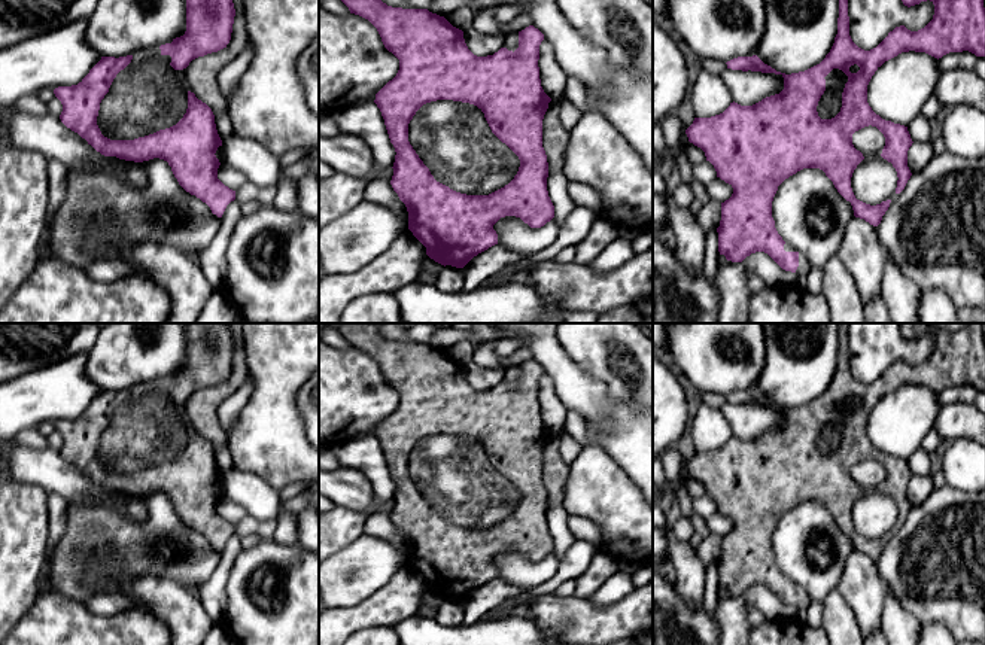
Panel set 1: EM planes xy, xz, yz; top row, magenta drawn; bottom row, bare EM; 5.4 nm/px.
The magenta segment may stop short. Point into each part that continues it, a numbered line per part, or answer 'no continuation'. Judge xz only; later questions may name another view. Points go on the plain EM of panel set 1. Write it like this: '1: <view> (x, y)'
1: xz (453, 472)

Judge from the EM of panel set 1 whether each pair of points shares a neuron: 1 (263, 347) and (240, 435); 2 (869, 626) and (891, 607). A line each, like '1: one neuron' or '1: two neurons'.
1: one neuron
2: two neurons

